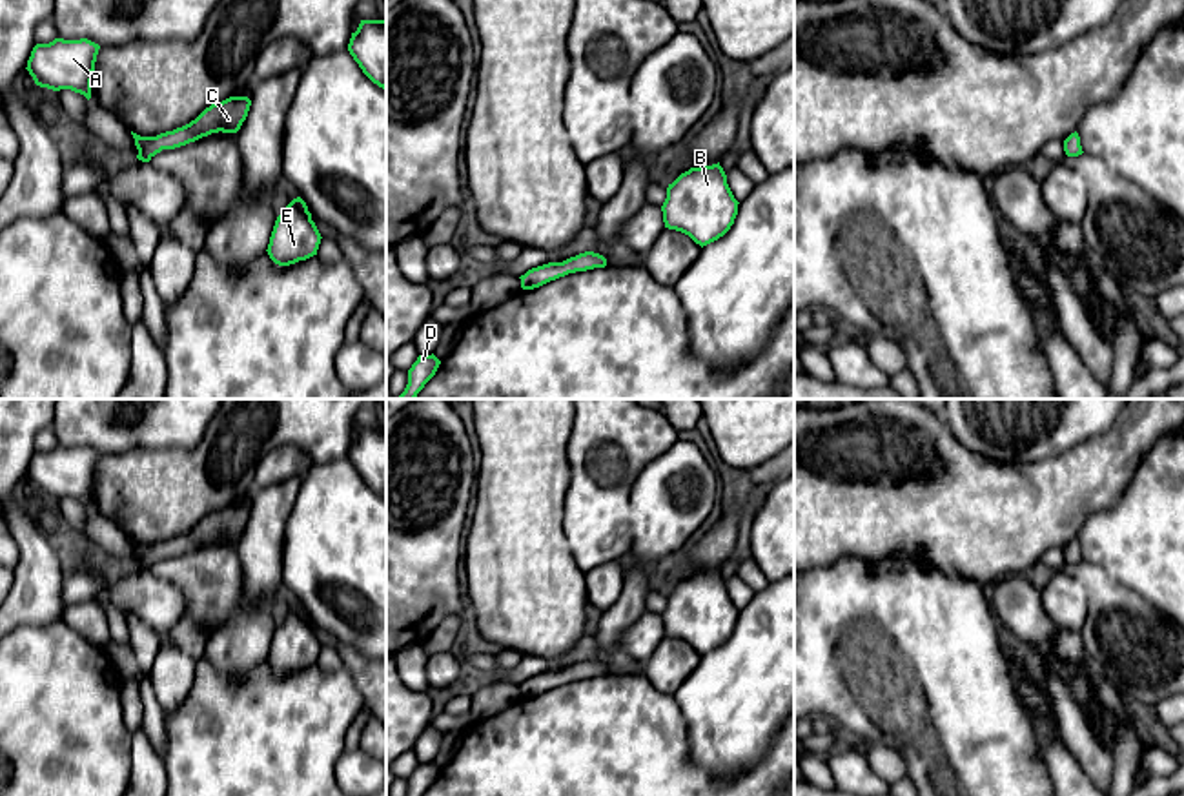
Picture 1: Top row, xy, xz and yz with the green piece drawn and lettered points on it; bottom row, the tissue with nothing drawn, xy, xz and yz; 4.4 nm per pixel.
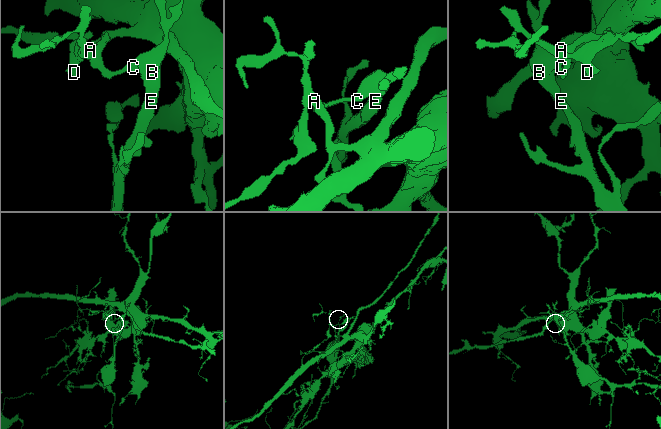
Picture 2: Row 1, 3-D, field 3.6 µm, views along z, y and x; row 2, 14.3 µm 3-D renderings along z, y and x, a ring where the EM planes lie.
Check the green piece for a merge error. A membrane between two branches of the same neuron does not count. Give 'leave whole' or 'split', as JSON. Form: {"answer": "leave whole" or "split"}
{"answer": "split"}

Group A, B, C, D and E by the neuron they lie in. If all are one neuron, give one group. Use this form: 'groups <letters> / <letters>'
groups A D / B C E

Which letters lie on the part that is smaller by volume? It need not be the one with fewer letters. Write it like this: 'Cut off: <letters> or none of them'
Cut off: B, C, E

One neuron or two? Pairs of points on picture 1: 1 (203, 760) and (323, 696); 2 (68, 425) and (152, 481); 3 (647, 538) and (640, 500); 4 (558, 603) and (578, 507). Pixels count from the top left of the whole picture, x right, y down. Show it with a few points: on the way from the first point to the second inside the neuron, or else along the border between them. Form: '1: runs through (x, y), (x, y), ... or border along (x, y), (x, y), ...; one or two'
1: runs through (232, 760), (250, 760), (294, 725); one
2: border along (153, 449), (132, 449), (101, 456); two
3: runs through (647, 529), (647, 509); one
4: border along (563, 507), (565, 541), (576, 567), (583, 574); two

